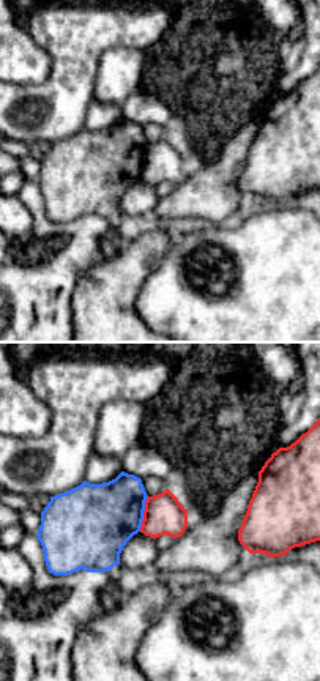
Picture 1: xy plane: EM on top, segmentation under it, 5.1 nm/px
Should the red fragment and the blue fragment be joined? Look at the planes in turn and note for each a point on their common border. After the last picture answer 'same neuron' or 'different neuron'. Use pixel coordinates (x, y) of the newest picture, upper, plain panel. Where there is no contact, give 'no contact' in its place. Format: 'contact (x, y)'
contact (144, 161)

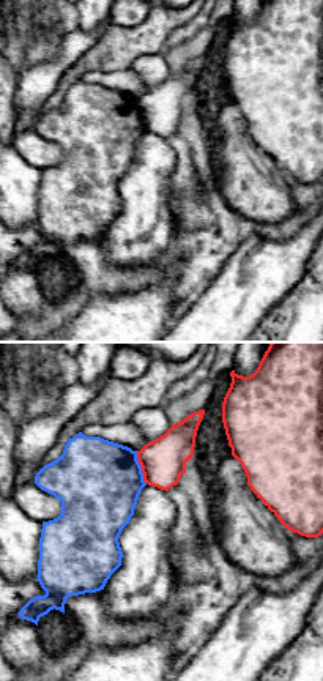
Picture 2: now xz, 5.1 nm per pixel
contact (142, 115)

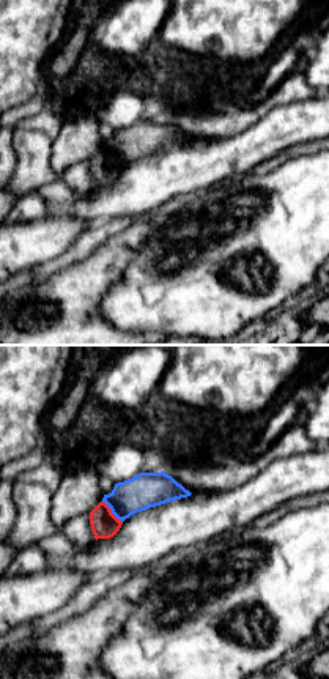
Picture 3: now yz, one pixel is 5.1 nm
contact (110, 159)

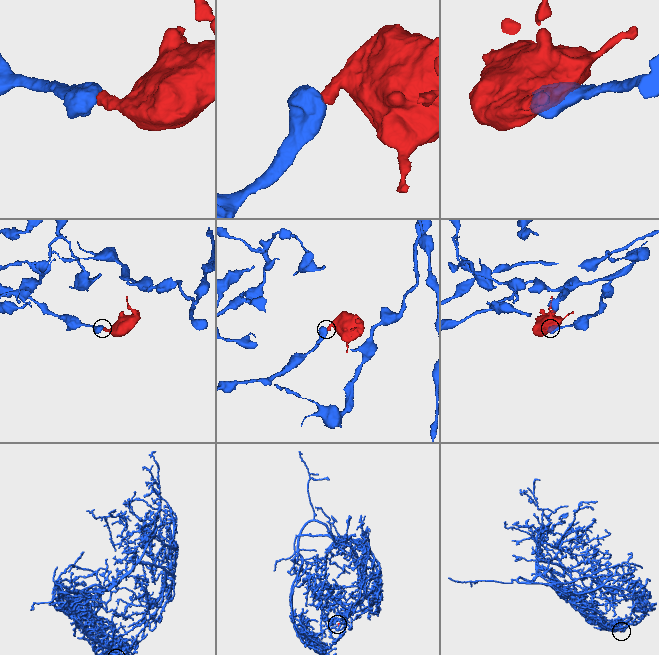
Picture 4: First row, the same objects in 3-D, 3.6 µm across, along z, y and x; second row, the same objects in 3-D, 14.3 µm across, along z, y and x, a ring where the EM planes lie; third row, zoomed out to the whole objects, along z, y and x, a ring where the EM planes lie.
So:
different neuron

